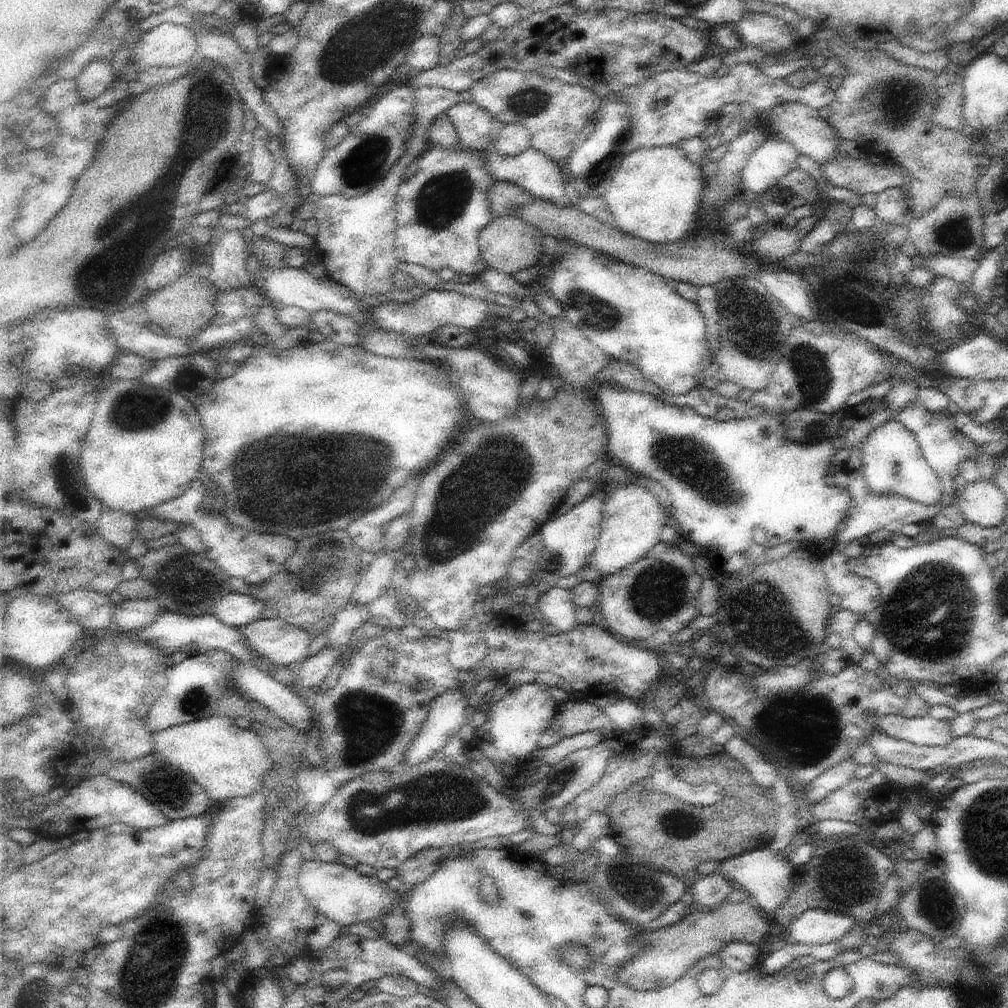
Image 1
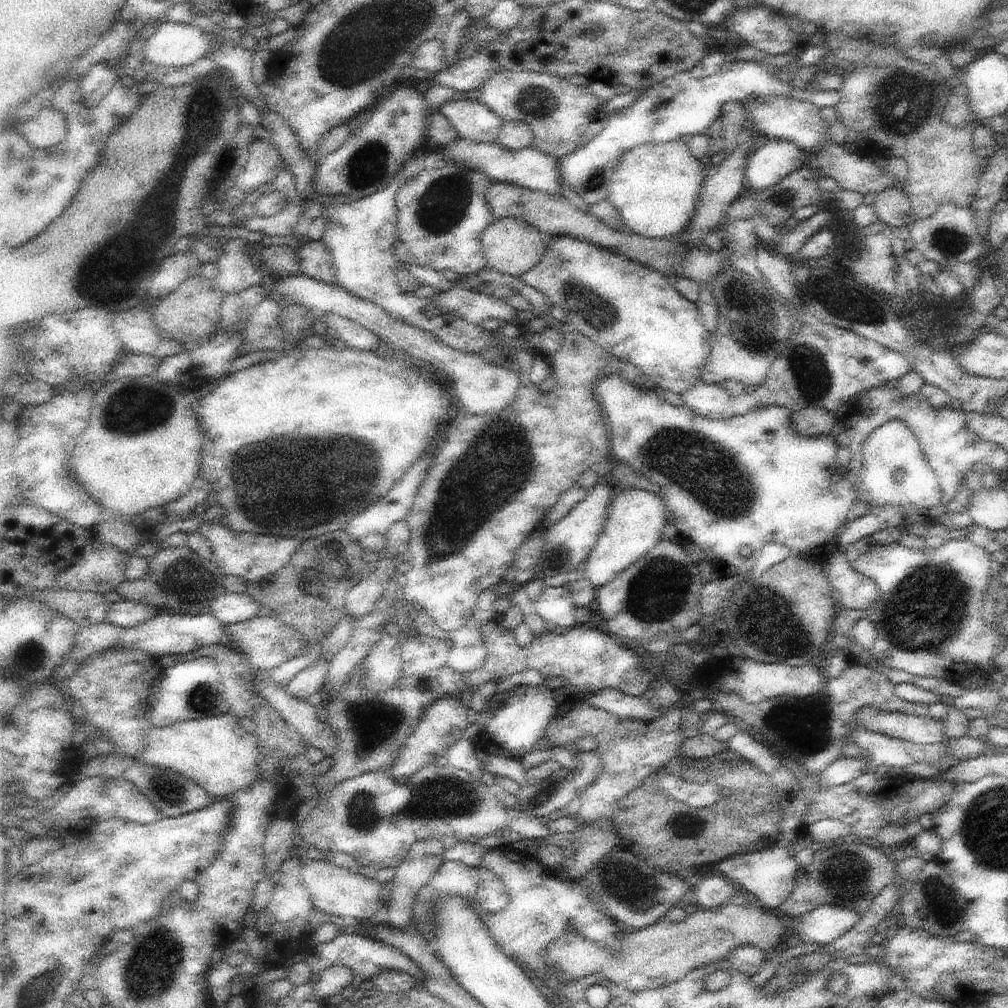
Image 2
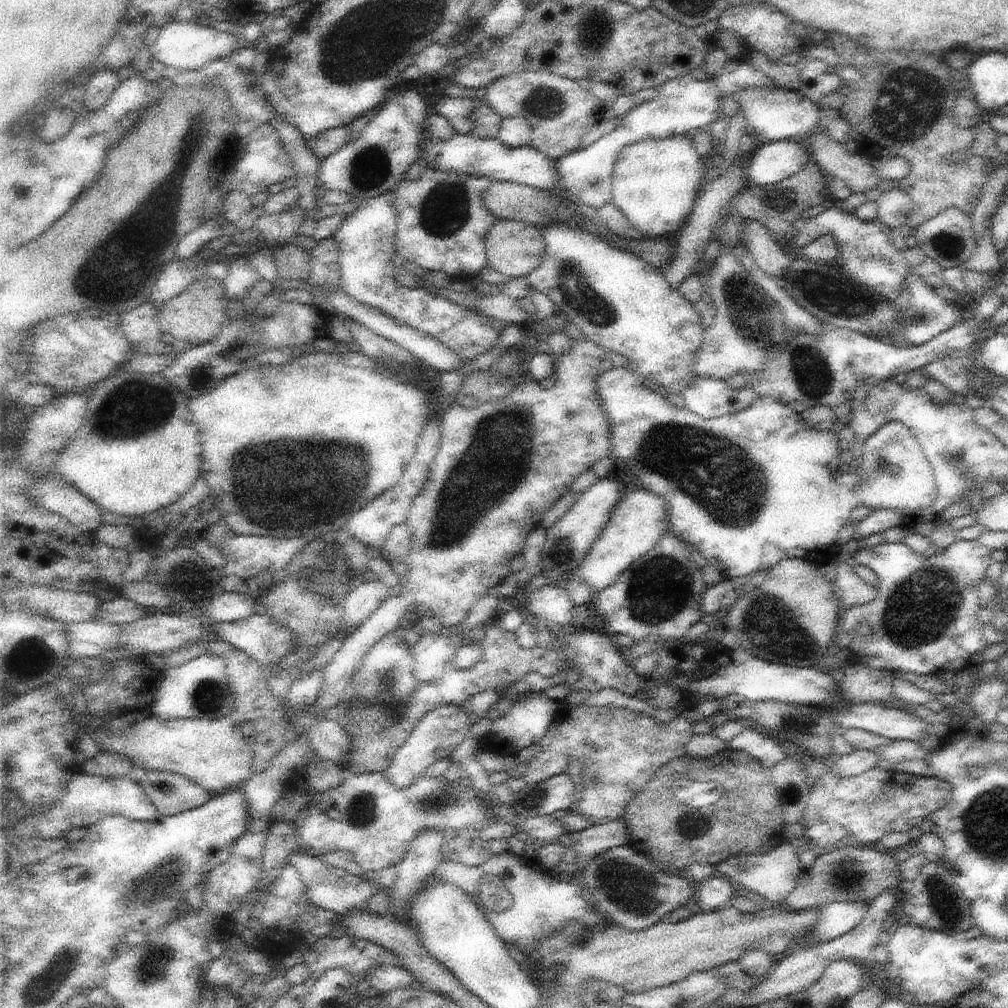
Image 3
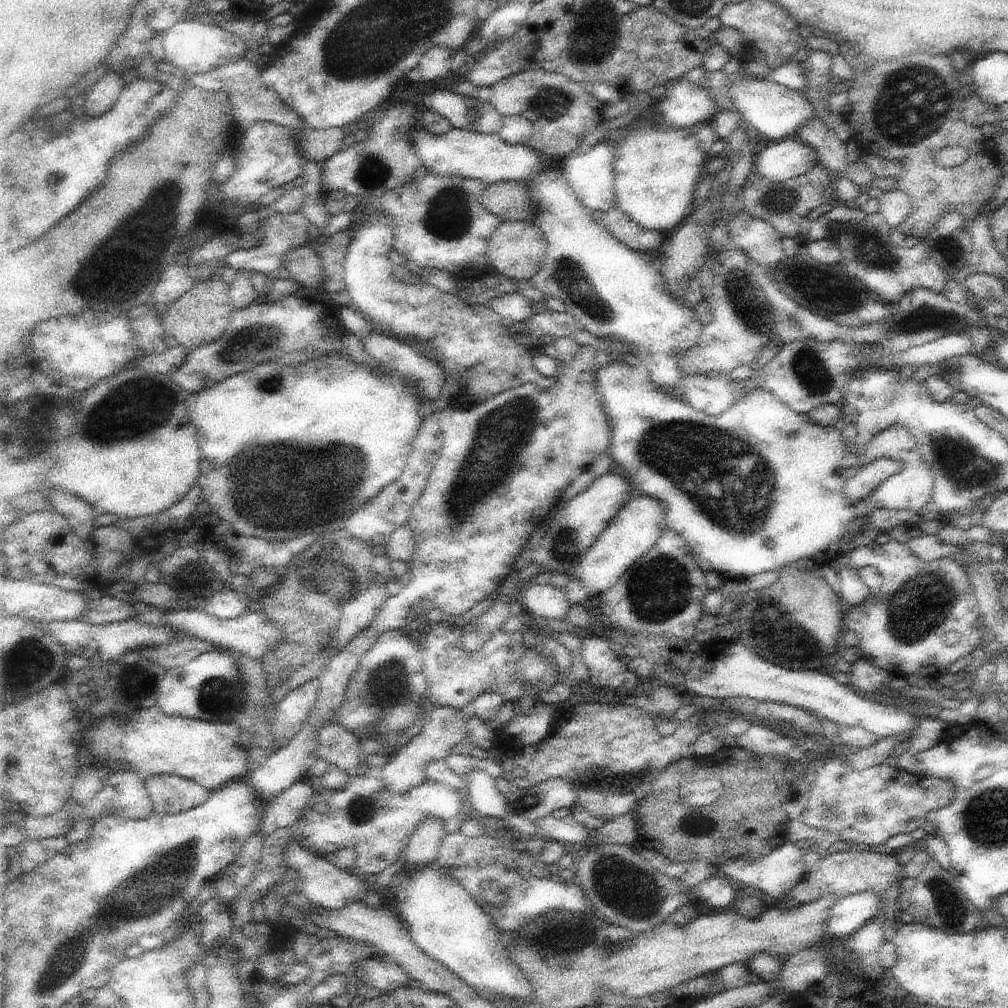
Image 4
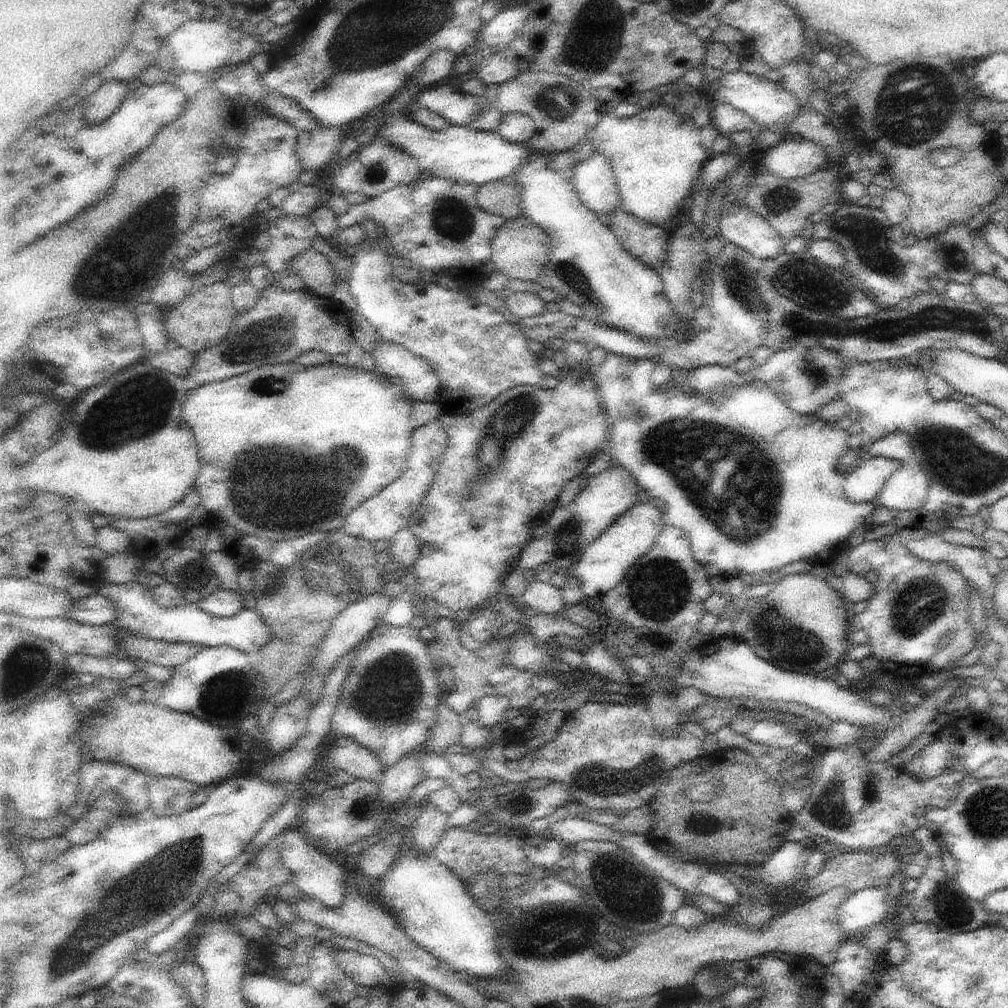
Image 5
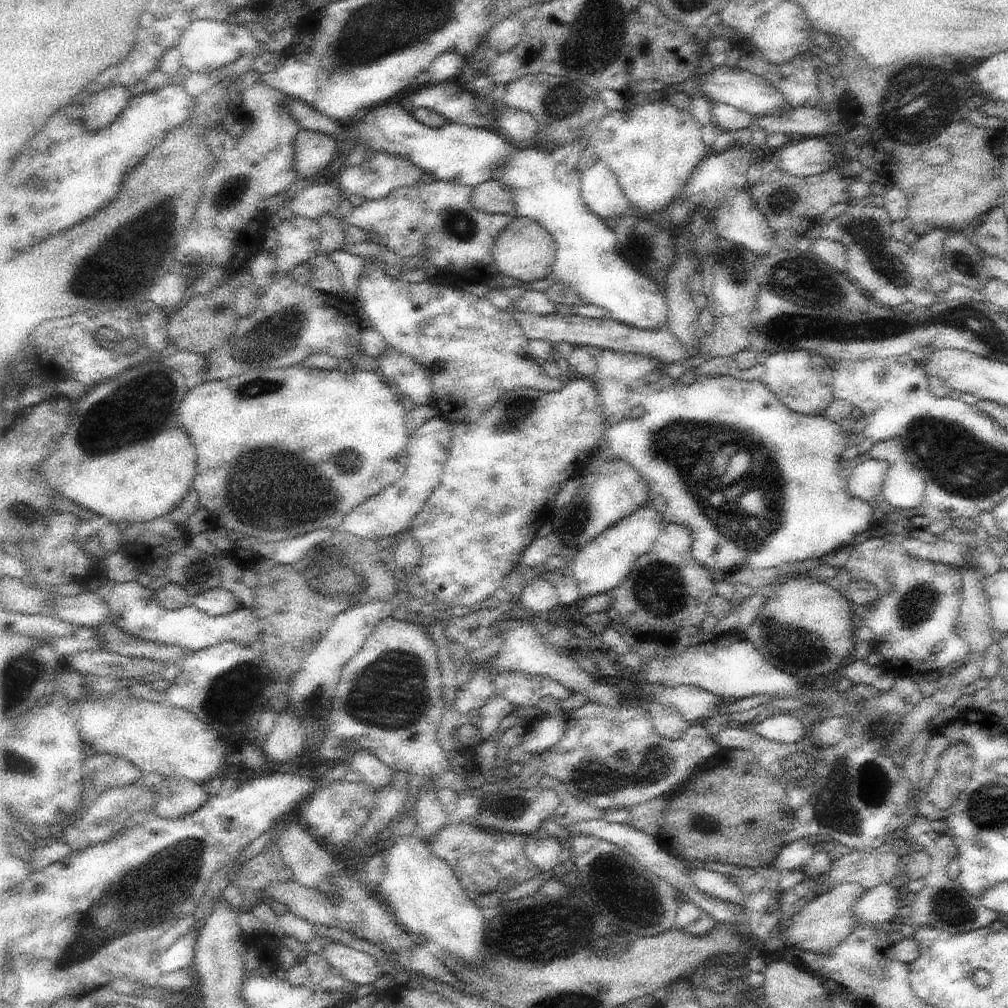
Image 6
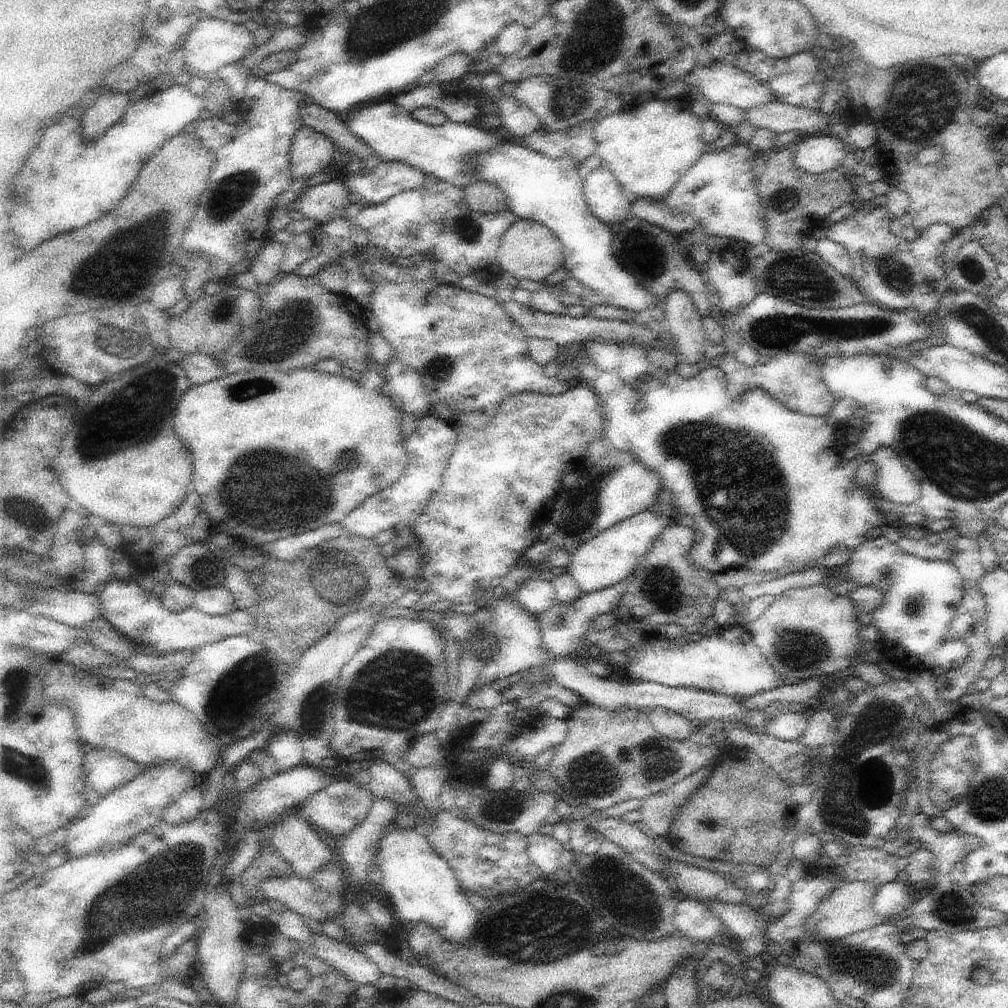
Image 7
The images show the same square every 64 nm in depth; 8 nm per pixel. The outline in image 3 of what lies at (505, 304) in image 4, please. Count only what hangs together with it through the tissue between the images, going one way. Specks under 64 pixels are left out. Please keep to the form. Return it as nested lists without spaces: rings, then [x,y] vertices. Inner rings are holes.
[[[503,292],[491,295],[486,295],[479,300],[476,306],[481,313],[487,314],[492,318],[505,320],[508,325],[512,323],[524,327],[527,318],[530,316],[520,306],[518,299],[513,296],[505,295]]]

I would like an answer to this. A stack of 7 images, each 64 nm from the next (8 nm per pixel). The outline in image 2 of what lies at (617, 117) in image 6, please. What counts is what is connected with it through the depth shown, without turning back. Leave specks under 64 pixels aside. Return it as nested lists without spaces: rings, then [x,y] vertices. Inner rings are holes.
[[[687,139],[638,145],[620,159],[608,200],[631,232],[646,238],[670,238],[688,230],[707,177],[707,167],[689,151]]]

